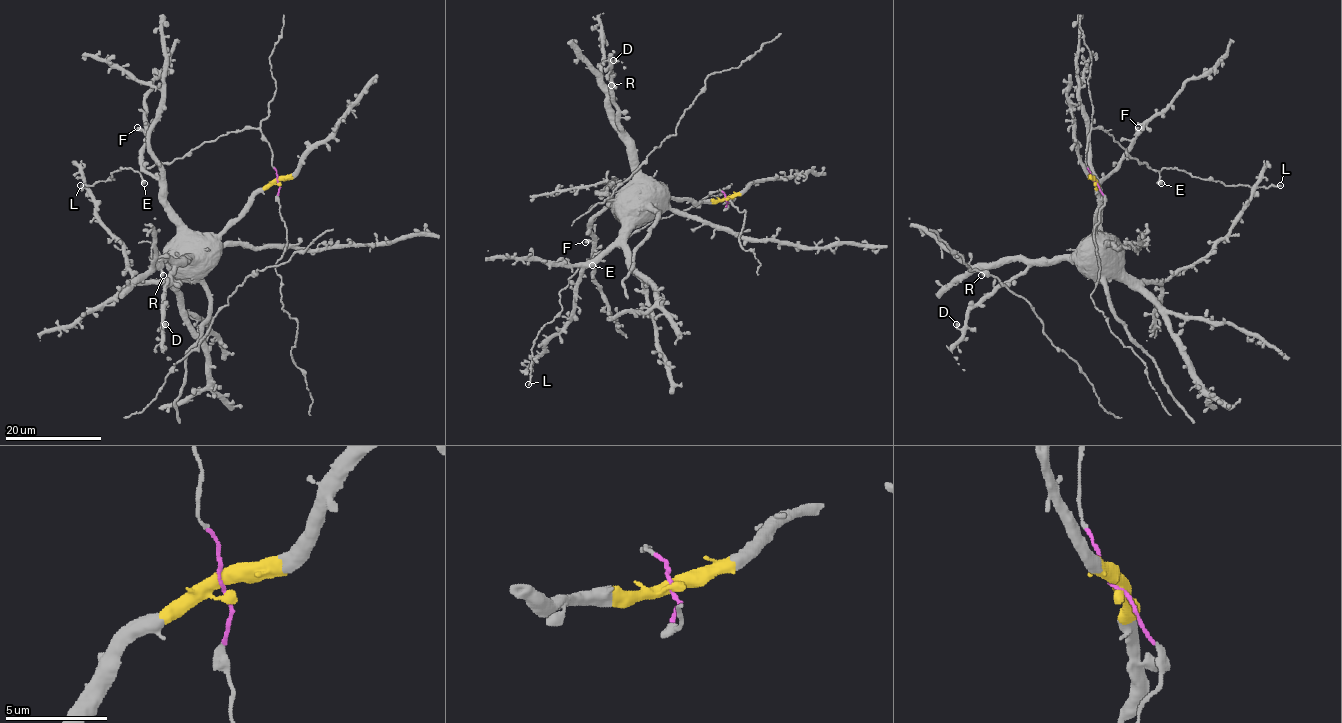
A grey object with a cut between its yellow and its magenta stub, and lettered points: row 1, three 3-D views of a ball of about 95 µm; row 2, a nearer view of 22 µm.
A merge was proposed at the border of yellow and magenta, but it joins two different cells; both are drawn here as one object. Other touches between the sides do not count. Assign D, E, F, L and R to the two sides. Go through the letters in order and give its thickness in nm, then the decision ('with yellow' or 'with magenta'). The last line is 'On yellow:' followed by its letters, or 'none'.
D: calibre 550 nm; with yellow
E: calibre 550 nm; with magenta
F: calibre 500 nm; with yellow
L: calibre 180 nm; with magenta
R: calibre 500 nm; with yellow
On yellow: D, F, R

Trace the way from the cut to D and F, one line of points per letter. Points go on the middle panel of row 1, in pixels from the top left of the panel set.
D: (725, 198), (701, 202), (669, 198), (641, 173), (634, 143), (623, 132), (618, 118), (612, 91), (614, 60)
F: (725, 198), (701, 202), (680, 199), (614, 203), (592, 219), (593, 240), (585, 241)

